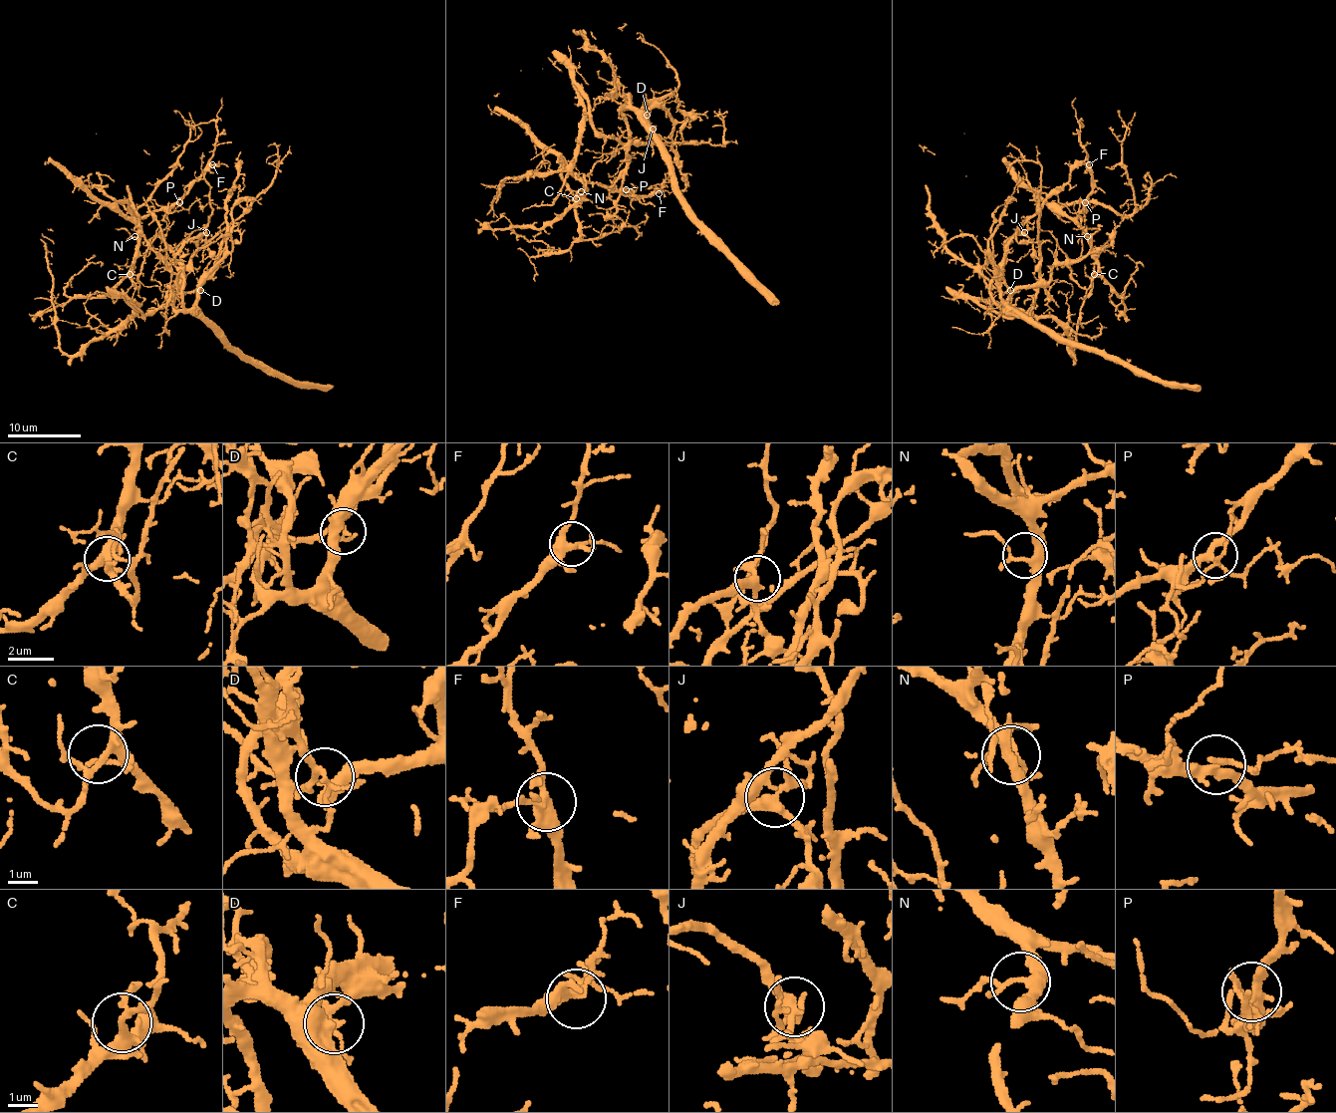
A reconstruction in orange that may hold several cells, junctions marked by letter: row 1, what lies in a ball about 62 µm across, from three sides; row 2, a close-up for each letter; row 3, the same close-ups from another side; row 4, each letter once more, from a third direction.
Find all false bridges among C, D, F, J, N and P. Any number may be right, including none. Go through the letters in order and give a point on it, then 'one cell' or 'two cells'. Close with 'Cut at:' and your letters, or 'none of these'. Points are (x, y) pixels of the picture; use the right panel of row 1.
C: at (1094, 274); one cell
D: at (1010, 290); two cells
F: at (1089, 164); one cell
J: at (1024, 232); one cell
N: at (1087, 236); one cell
P: at (1085, 202); one cell
Cut at: D

